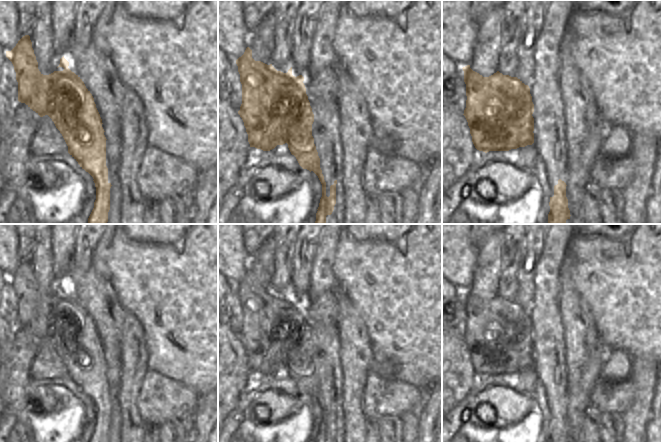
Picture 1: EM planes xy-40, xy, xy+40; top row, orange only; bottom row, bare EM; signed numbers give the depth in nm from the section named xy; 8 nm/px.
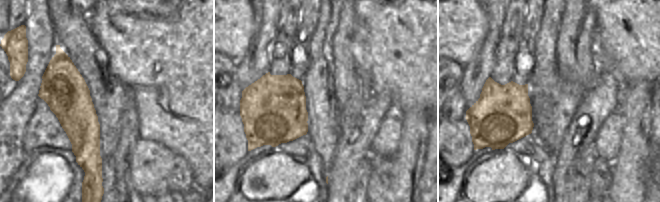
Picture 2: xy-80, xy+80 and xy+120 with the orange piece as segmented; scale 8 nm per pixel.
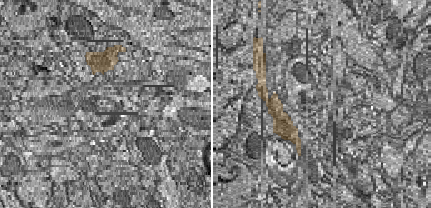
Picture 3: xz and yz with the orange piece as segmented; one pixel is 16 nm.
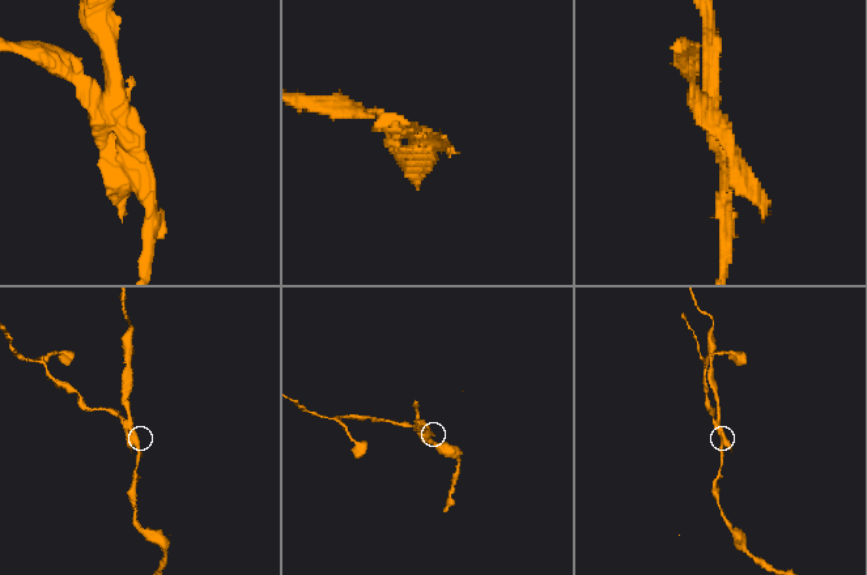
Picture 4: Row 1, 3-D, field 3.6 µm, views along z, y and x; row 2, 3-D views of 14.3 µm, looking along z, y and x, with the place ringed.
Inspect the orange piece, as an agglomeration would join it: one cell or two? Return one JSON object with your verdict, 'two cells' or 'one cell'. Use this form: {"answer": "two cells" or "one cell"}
{"answer": "two cells"}

